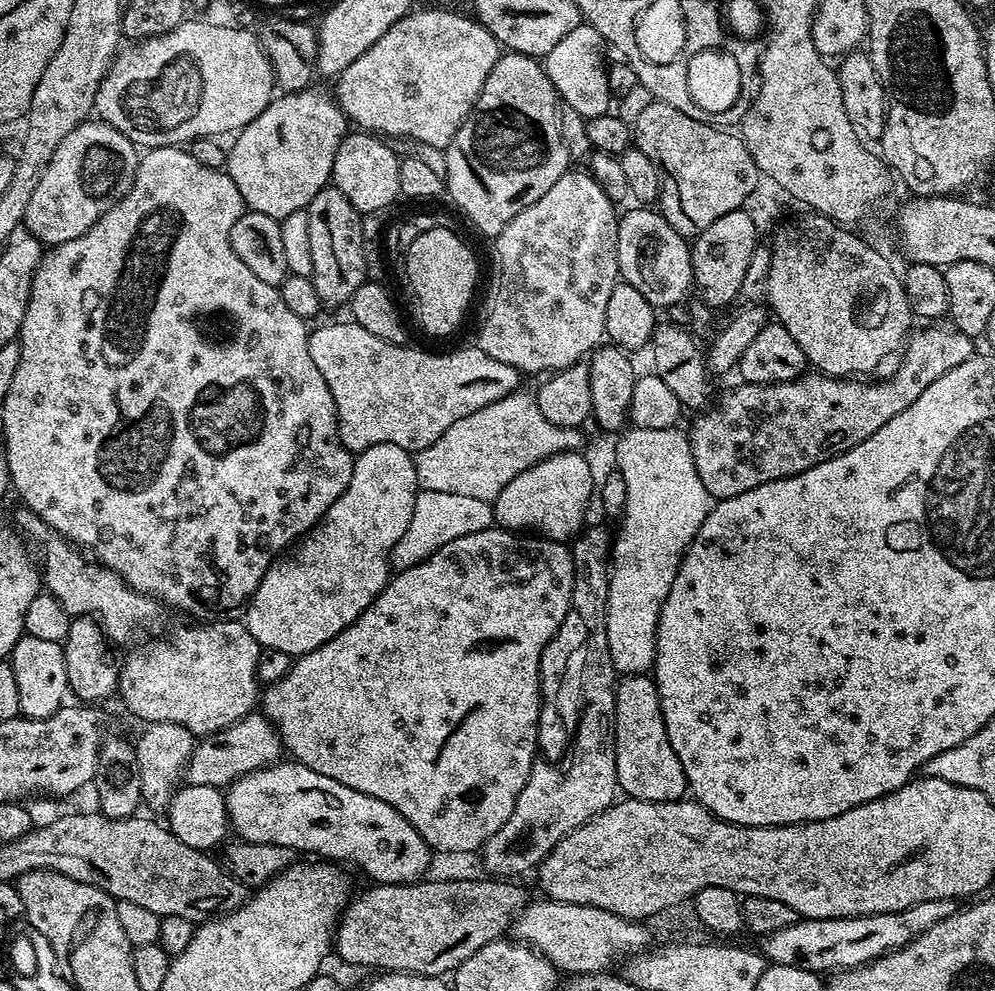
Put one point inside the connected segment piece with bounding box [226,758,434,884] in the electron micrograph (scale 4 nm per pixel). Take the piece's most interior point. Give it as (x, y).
(286, 804)

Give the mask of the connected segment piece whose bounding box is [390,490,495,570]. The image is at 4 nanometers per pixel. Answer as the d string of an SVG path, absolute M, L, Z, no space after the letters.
M438 490L417 491L410 526L406 526L406 534L402 534L402 538L398 538L394 546L391 567L399 570L421 564L426 558L430 558L430 554L442 550L446 542L454 542L454 538L462 538L466 534L489 528L494 521L493 505L484 499L462 494L442 494Z

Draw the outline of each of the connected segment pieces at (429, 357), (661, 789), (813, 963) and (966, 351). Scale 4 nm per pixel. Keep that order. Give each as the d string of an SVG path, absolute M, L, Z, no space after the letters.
M354 322L324 324L308 333L310 358L326 378L336 407L342 446L359 454L370 446L393 444L418 453L434 446L454 422L498 402L521 387L522 374L506 362L490 358L478 346L453 352L423 352L408 344L374 338Z
M628 674L616 685L616 782L619 791L633 800L649 800L664 804L668 800L679 800L689 791L688 779L678 762L678 754L670 746L666 734L666 722L660 705L656 681L648 674Z
M934 898L934 902L918 902L901 912L887 912L873 916L843 916L837 920L797 919L784 930L774 930L763 937L762 955L765 961L782 966L804 968L819 974L831 974L845 968L868 964L895 948L903 948L930 926L950 918L958 911L955 900Z
M940 326L920 327L917 327L906 341L906 347L902 352L904 361L896 368L896 380L884 380L881 384L867 384L867 379L864 378L841 378L839 376L826 376L823 374L805 374L796 380L787 380L784 384L746 384L740 382L737 383L737 388L732 388L729 392L722 393L721 396L719 393L715 403L703 409L697 415L700 417L693 422L692 428L690 427L694 466L698 466L698 478L702 478L702 486L706 486L708 493L717 501L734 498L738 494L746 494L746 490L754 490L766 482L774 482L787 476L802 474L814 466L818 466L822 462L826 462L830 458L834 458L838 454L842 454L862 442L866 442L866 438L870 438L870 434L874 434L874 430L882 430L882 426L886 426L886 422L890 422L890 418L894 418L894 414L902 414L902 410L906 410L906 406L910 406L910 402L914 402L914 398L918 398L918 394L922 394L922 390L926 390L926 386L930 386L930 382L938 382L938 378L942 378L942 374L954 370L954 366L962 366L962 362L966 362L974 354L974 348L972 348L972 344L974 344L973 337L962 334L957 328L951 326L945 326L945 328L936 328Z

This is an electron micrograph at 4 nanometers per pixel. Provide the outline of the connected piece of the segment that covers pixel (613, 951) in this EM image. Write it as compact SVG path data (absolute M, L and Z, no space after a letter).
M539 899L524 905L512 921L510 932L517 941L541 952L561 973L602 972L611 969L619 956L624 958L649 947L648 932L639 920L627 920L589 904Z

